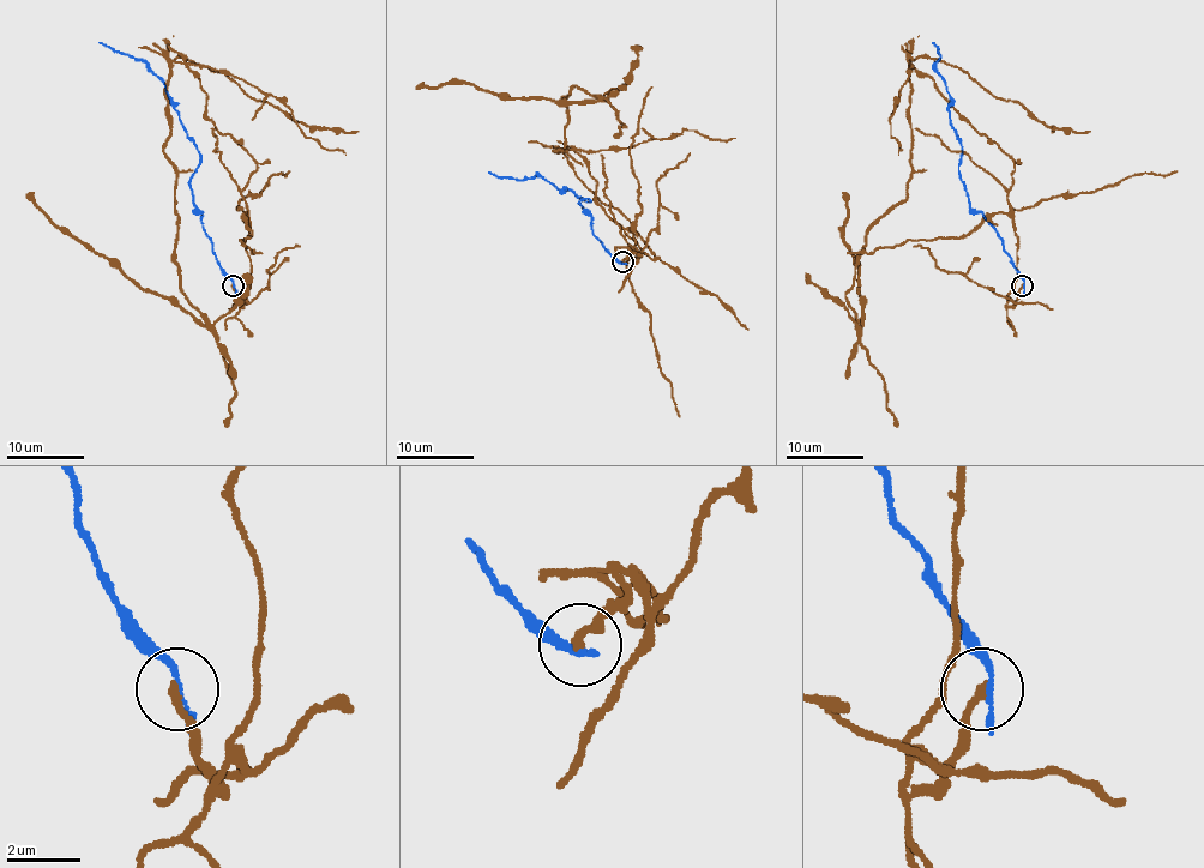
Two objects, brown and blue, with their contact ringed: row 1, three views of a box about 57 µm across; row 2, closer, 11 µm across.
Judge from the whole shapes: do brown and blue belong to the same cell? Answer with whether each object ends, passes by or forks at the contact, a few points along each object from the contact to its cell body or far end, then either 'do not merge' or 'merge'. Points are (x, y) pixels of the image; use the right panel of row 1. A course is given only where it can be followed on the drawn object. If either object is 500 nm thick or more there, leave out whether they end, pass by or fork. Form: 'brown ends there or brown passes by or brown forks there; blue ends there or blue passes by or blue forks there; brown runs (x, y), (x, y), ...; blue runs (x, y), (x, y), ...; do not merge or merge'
brown ends there; blue ends there; brown runs (1023, 285), (1007, 303), (1015, 163), (910, 62), (907, 197), (866, 235), (844, 295), (860, 323), (843, 193); blue runs (1023, 285), (1001, 237), (970, 206), (958, 172), (961, 138), (951, 125), (932, 42); do not merge

